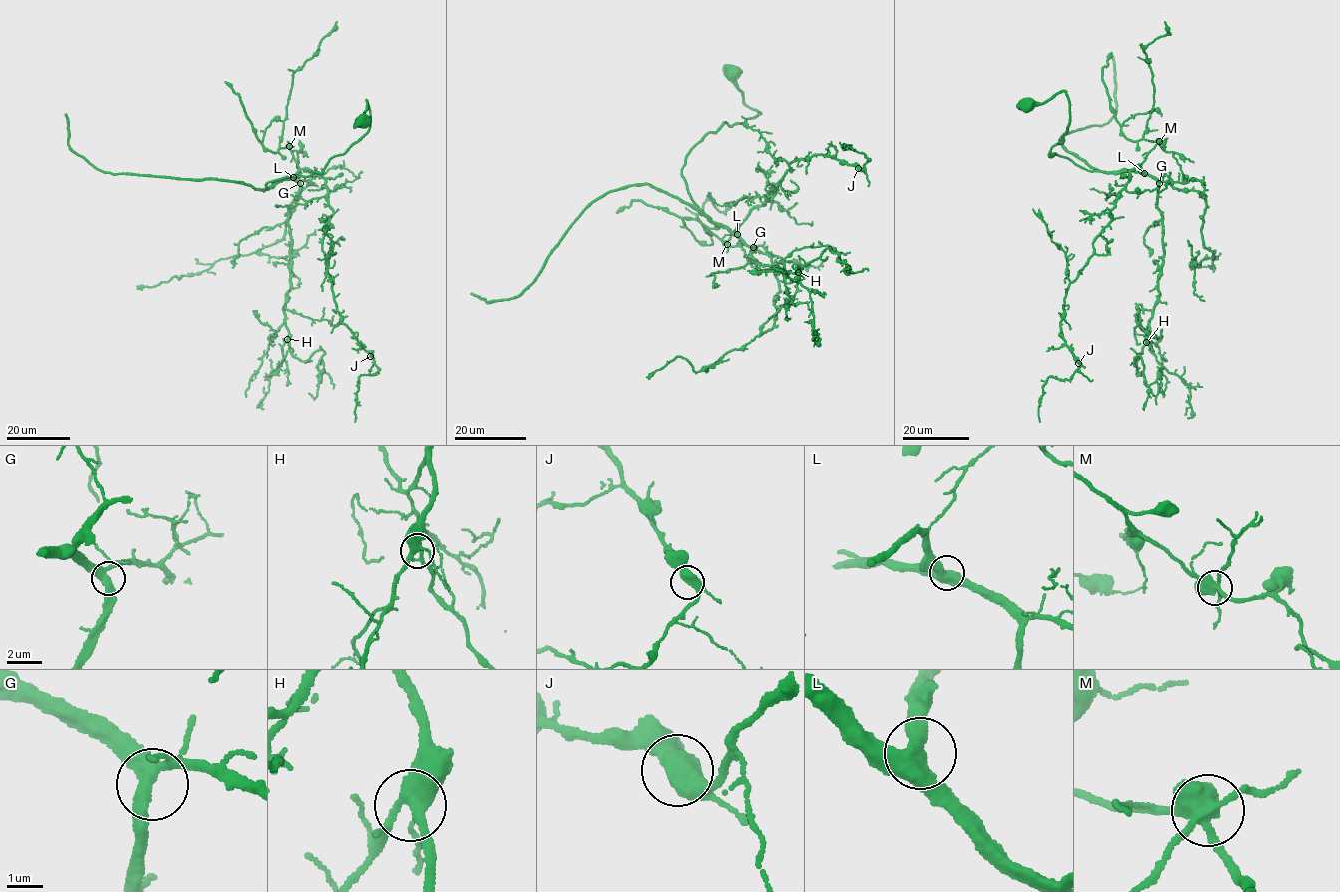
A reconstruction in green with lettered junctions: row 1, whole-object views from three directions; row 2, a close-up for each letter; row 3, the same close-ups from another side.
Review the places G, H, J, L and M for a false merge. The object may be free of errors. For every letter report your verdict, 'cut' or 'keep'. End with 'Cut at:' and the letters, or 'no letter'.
G: keep
H: keep
J: keep
L: keep
M: keep
Cut at: no letter

